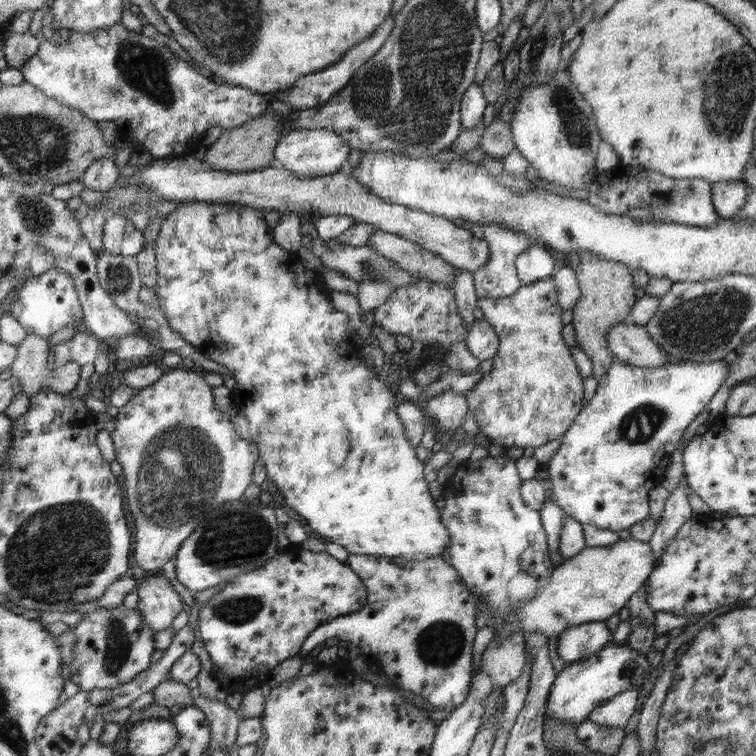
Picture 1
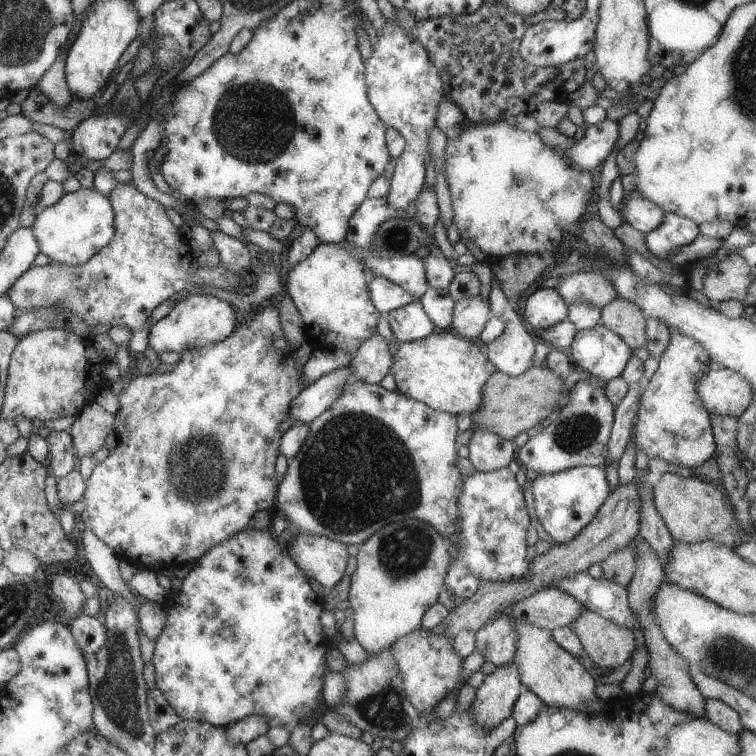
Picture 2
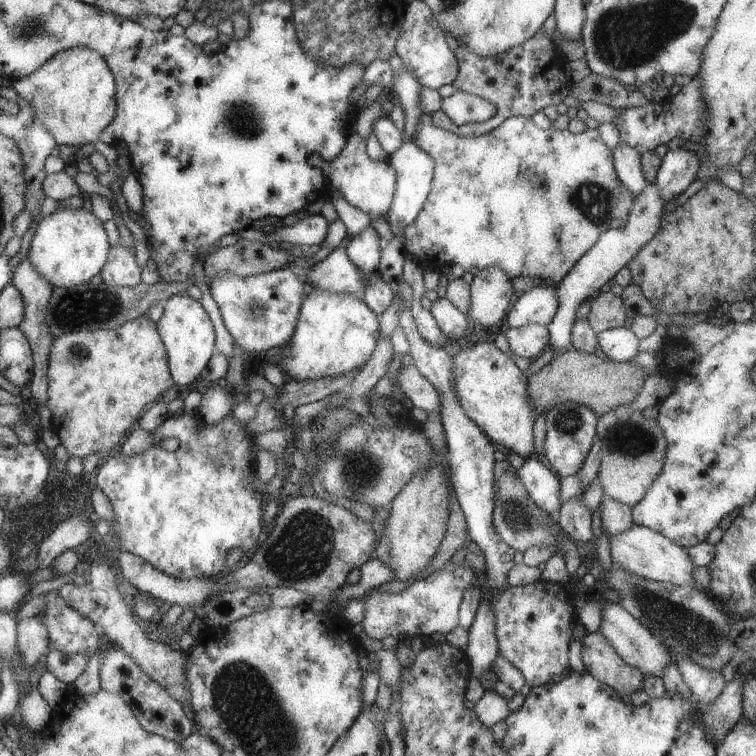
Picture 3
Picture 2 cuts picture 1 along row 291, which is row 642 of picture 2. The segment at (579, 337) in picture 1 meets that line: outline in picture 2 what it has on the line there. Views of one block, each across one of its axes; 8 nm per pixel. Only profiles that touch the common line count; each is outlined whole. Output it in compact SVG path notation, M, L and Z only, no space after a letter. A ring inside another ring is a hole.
M587 608L570 627L580 639L585 655L605 670L622 666L626 656L630 660L632 652L636 650L636 638L632 630L606 620Z

